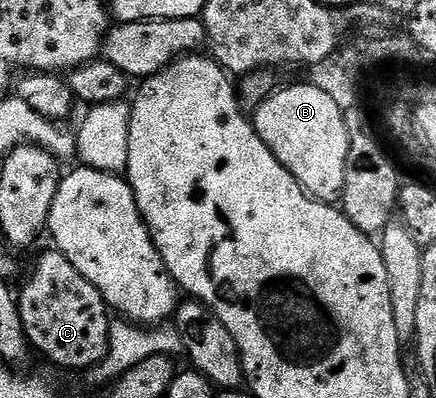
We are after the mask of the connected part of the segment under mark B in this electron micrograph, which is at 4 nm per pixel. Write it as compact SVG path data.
M310 84L304 86L291 86L288 90L283 88L276 89L275 93L262 102L261 105L254 107L253 121L255 131L265 140L269 152L277 156L281 165L290 172L297 184L311 197L319 202L335 204L342 199L343 189L345 188L345 164L349 156L349 132L345 128L343 119L344 109L337 106L337 102L326 92L321 92L320 88Z

